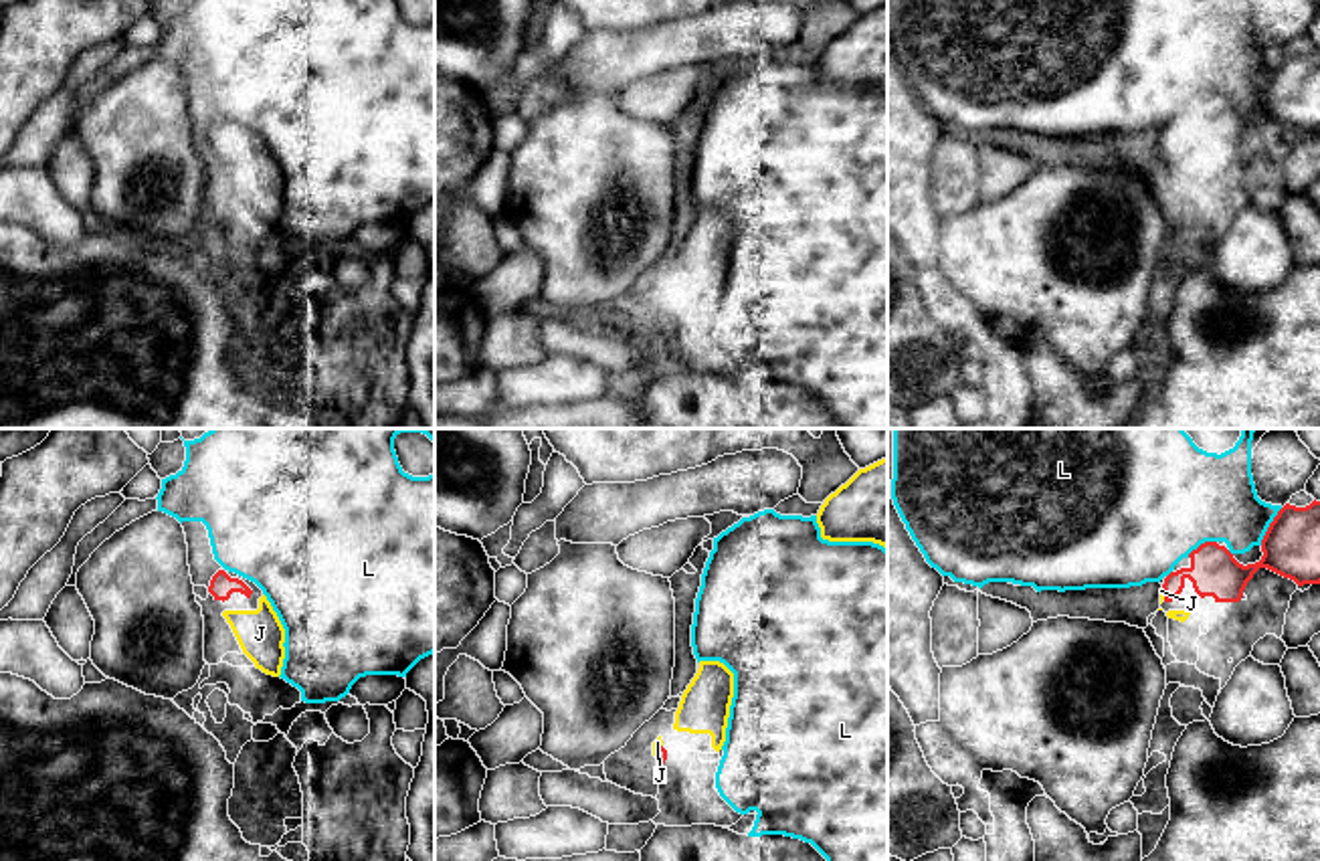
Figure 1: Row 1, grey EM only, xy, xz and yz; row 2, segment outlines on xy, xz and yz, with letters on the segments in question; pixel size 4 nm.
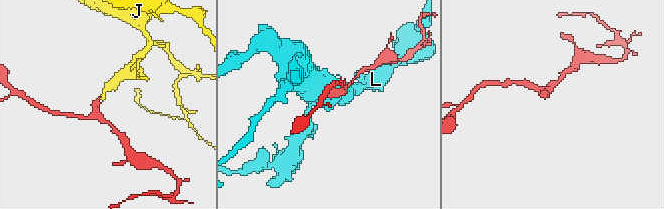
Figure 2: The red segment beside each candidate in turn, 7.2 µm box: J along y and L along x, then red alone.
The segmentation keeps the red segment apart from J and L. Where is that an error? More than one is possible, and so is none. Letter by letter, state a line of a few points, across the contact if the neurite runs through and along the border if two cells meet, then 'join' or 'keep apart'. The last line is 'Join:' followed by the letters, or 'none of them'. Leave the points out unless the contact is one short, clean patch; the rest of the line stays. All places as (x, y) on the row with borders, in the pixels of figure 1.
J: line xz (662, 754), (657, 750), (657, 742); join
L: keep apart
Join: J

